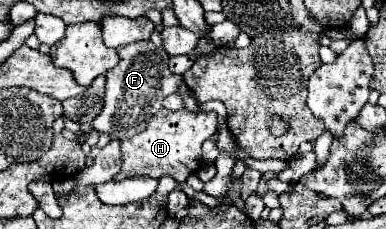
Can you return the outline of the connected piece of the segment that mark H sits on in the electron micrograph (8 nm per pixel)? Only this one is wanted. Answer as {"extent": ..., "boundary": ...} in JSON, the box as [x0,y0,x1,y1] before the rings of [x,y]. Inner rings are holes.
{"extent":[115,110,217,182],"boundary":[[[159,110],[153,114],[147,128],[133,138],[121,142],[121,170],[115,180],[131,178],[131,176],[149,176],[161,178],[171,176],[177,182],[185,182],[189,174],[197,172],[201,164],[201,144],[217,130],[217,114],[215,112],[189,112],[189,110]]]}

